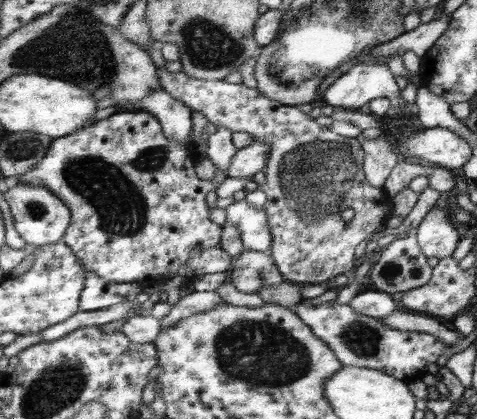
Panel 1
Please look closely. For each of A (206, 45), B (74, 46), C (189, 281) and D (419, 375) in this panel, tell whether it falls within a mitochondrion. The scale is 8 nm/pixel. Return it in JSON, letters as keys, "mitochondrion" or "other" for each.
{"A":"mitochondrion","B":"mitochondrion","C":"other","D":"other"}

